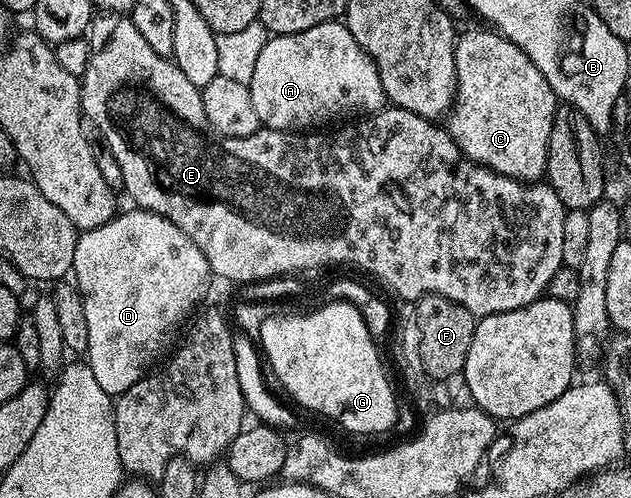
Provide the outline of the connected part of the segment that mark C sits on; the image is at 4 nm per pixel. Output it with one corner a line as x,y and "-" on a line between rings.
484,29
462,33
455,44
457,97
447,115
447,129
471,161
533,184
545,177
547,144
559,99
520,48
496,30

